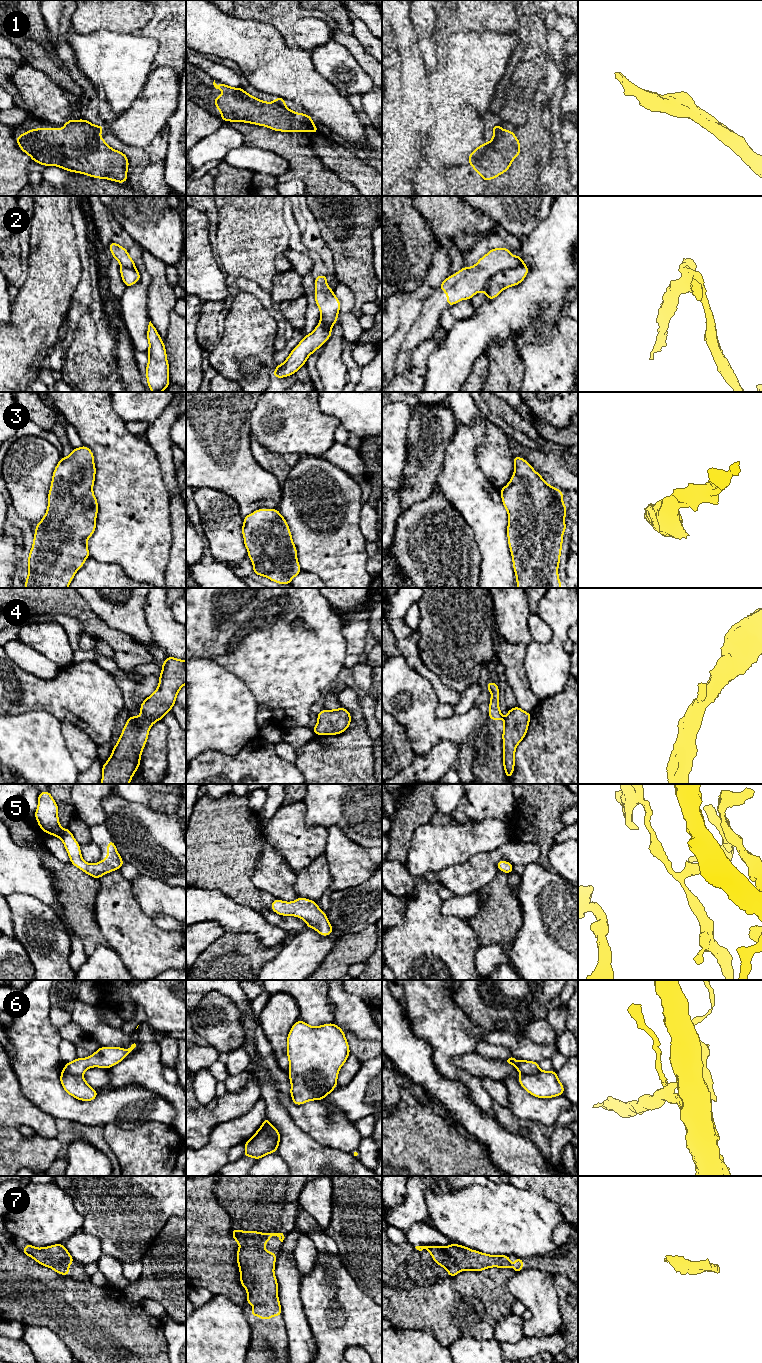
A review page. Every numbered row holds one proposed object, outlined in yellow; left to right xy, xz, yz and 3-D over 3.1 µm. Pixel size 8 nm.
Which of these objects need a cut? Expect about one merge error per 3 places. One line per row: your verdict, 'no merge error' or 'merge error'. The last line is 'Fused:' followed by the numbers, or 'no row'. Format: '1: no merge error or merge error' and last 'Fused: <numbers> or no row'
1: no merge error
2: merge error
3: no merge error
4: merge error
5: no merge error
6: merge error
7: no merge error
Fused: 2, 4, 6

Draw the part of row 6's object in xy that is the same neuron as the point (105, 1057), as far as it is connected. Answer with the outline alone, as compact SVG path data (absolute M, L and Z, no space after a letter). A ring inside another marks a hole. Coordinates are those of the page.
M134 1040L127 1050L120 1047L100 1047L87 1058L76 1058L66 1063L63 1070L72 1075L83 1075L87 1069L92 1067L108 1069L124 1060L137 1046L138 1042Z

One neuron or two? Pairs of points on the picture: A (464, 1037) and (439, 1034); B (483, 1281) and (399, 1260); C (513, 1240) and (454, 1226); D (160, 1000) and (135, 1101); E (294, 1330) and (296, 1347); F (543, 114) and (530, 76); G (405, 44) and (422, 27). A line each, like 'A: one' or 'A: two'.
A: one
B: two
C: one
D: two
E: one
F: two
G: two

